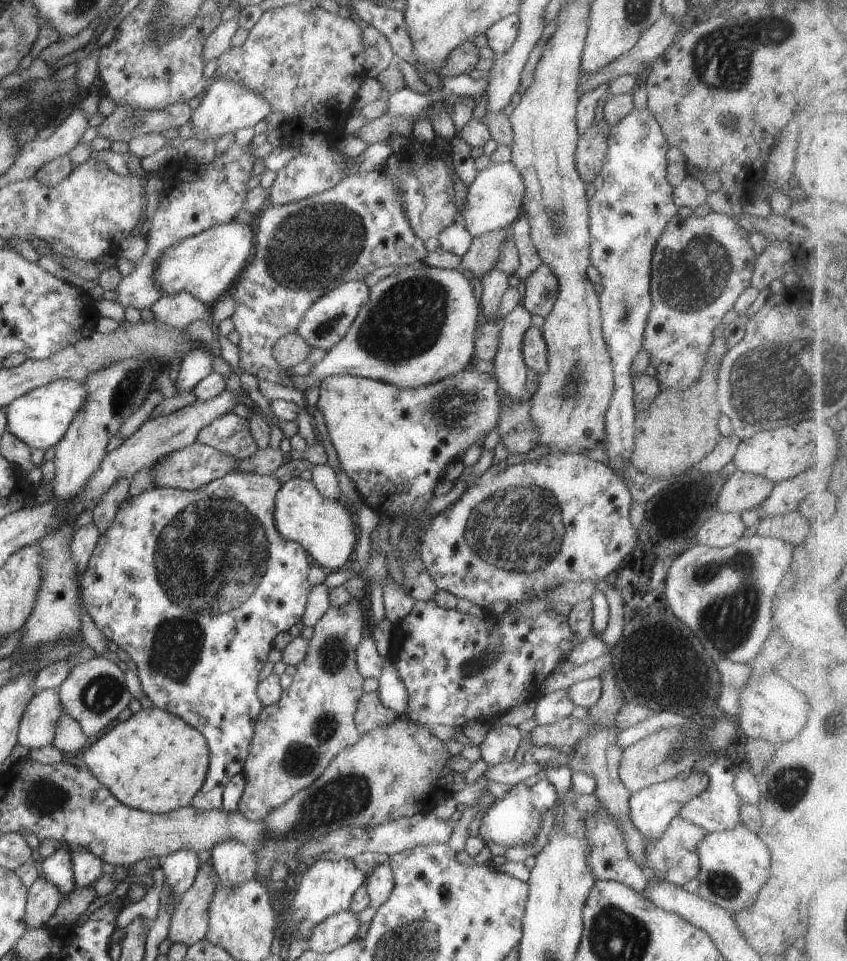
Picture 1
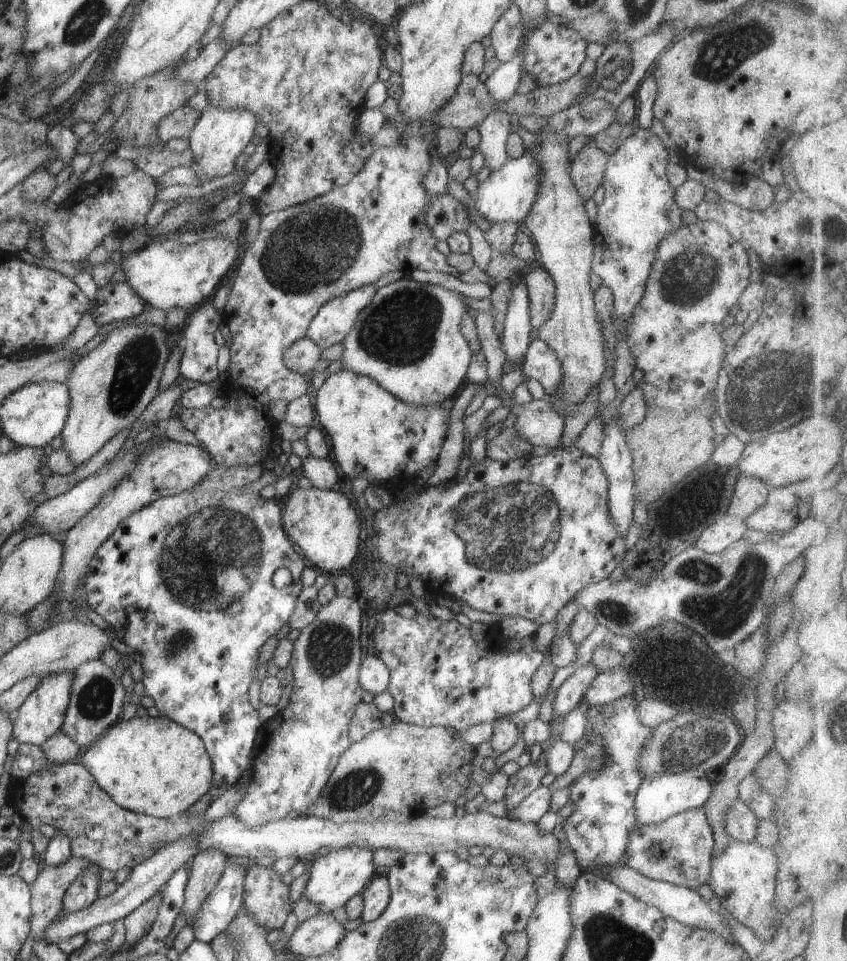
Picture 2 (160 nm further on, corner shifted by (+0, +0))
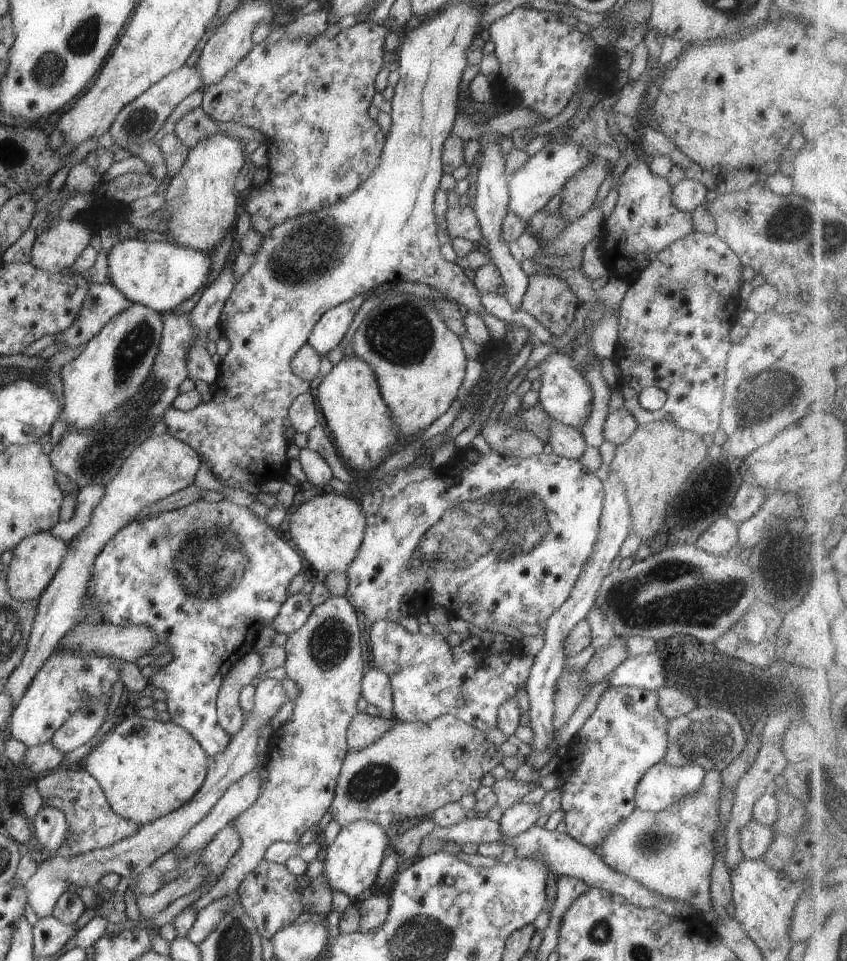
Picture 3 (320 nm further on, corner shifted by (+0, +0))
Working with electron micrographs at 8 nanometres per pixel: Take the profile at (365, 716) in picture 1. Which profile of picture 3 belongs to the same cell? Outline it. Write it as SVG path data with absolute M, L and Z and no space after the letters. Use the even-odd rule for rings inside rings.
M358 712L347 730L349 750L358 751L377 741L394 722L382 717L375 717L366 712Z

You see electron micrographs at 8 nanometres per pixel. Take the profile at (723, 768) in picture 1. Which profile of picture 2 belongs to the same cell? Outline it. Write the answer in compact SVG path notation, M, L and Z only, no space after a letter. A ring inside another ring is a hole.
M736 798L736 802L730 806L730 810L726 812L726 830L729 837L741 842L755 842L756 832L758 829L758 818L751 812L740 798Z

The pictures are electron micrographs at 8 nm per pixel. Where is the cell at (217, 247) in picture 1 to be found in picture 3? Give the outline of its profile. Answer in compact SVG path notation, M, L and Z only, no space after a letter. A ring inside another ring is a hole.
M126 239L107 252L108 276L131 303L140 303L156 312L172 311L198 292L210 273L211 256L196 249L162 241Z

